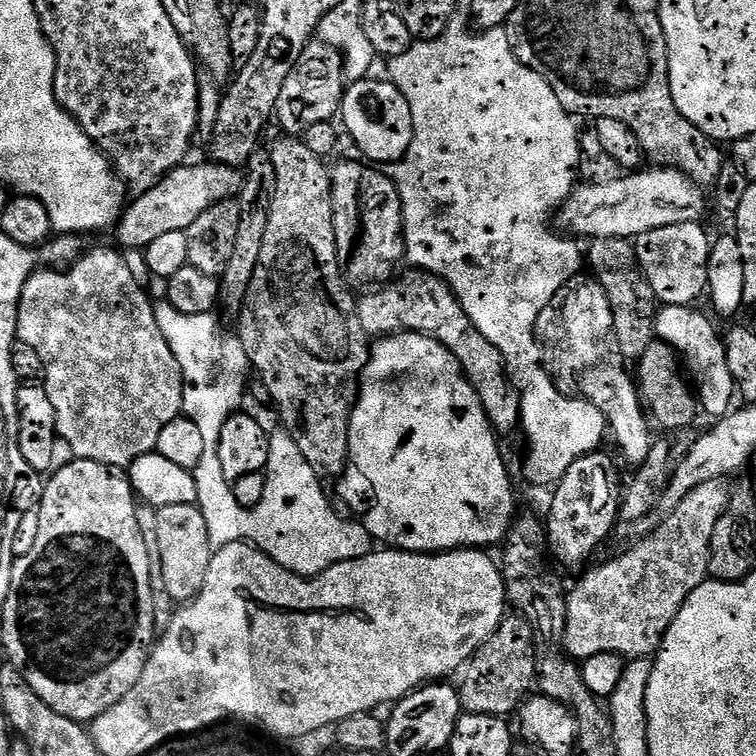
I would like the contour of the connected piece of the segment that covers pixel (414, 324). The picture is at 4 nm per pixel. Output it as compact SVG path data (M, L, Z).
M408 270L404 280L393 278L383 286L365 291L357 299L356 313L358 322L362 322L362 330L369 338L394 336L398 332L420 332L442 342L442 346L446 346L446 350L450 350L450 354L454 354L456 361L463 366L464 375L470 386L474 386L488 421L497 433L512 432L515 428L517 431L521 427L520 394L506 371L504 355L498 346L484 337L478 326L474 326L474 322L470 322L450 285L439 276L423 270Z

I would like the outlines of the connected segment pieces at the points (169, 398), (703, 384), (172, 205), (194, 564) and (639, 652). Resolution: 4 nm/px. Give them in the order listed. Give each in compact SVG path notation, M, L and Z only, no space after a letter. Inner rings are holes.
M91 249L67 270L37 270L22 290L16 335L19 343L34 346L42 358L42 387L54 406L56 435L68 443L71 455L126 470L147 452L154 452L158 434L183 413L184 375L174 350L158 330L153 301L148 301L131 266L116 252Z
M665 305L657 311L656 334L665 343L671 345L678 354L693 382L697 399L701 409L719 418L731 411L732 398L736 391L733 375L730 374L729 363L726 361L726 352L723 337L718 334L711 320L695 307L670 307ZM687 366L687 368L686 368Z
M207 162L175 168L163 176L150 190L139 193L132 205L123 209L114 233L120 239L119 247L146 249L150 242L156 241L162 234L174 231L187 232L194 218L206 214L212 204L233 199L240 191L241 173L225 164Z
M195 504L186 506L162 506L155 509L157 522L158 553L162 557L162 577L165 589L175 602L193 600L206 582L206 570L210 570L213 547L210 530L206 530L206 518Z
M724 480L702 482L632 552L597 568L589 567L573 588L571 585L562 647L573 660L583 662L594 654L618 654L629 661L655 657L686 598L709 579L710 538L728 505L730 488L726 485Z

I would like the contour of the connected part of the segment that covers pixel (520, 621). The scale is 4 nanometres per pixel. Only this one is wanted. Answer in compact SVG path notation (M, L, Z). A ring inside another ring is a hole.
M507 615L498 630L491 636L465 665L462 682L458 684L460 706L463 713L490 714L491 716L507 717L515 713L531 691L536 678L536 643L533 628L522 617Z

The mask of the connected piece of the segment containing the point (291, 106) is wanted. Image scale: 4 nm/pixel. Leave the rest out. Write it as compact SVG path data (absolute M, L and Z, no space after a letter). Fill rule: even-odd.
M318 38L313 39L306 50L302 50L302 58L298 58L294 70L290 70L290 78L286 78L286 86L282 86L282 94L278 94L275 123L280 123L287 135L303 137L310 126L332 120L339 113L345 91L343 55Z

